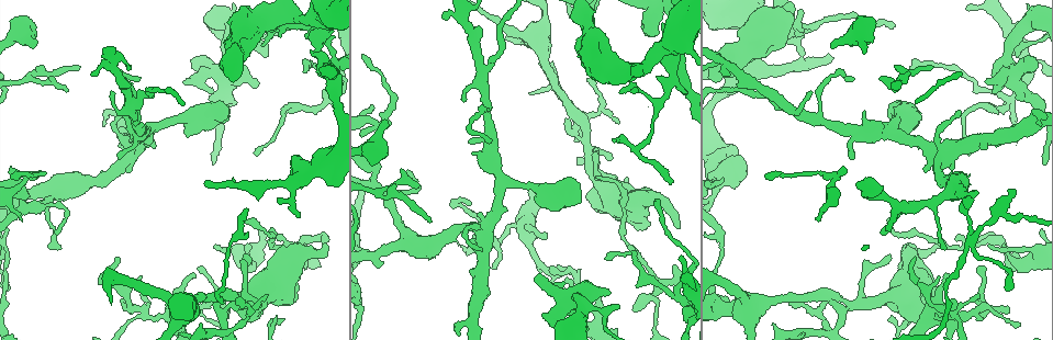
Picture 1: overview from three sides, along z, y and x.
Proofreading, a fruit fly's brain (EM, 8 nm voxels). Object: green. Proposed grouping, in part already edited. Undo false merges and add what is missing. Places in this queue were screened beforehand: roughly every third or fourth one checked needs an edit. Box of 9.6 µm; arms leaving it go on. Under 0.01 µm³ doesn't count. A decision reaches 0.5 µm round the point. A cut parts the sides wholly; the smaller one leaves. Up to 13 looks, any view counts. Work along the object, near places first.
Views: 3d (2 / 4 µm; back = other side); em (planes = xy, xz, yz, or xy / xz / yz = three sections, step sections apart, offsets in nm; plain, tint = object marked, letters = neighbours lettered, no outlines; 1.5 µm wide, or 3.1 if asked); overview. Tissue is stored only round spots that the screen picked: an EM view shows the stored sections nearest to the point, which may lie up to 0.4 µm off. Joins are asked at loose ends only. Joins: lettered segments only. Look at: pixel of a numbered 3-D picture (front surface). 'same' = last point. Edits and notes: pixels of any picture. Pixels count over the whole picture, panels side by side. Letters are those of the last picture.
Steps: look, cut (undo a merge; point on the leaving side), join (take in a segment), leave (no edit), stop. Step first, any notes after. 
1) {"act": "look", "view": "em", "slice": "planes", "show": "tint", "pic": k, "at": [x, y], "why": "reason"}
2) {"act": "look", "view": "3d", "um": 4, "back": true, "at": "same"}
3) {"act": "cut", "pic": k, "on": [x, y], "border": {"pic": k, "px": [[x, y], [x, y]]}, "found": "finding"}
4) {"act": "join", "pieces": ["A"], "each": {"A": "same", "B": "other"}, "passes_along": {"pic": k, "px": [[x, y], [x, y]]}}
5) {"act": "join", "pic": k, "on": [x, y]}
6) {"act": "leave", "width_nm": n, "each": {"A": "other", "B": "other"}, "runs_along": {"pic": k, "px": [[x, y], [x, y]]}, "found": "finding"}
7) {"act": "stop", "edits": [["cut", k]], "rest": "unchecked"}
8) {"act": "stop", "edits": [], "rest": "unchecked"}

{"act": "look", "view": "3d", "um": 2, "pic": 1, "at": [680, 295], "why": "looks like a crossing"}

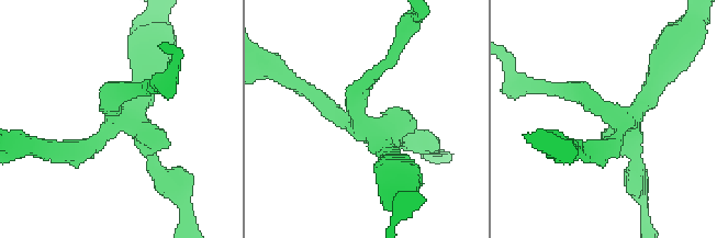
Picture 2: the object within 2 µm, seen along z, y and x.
{"act": "look", "view": "em", "slice": "planes", "show": "letters", "pic": 2, "at": [118, 115], "arms": 4, "why": "now the EM"}

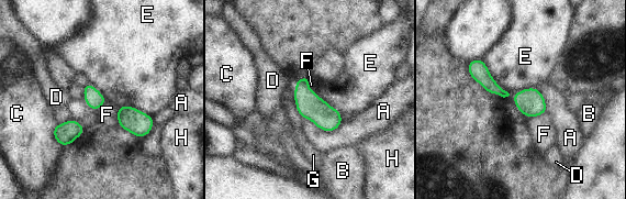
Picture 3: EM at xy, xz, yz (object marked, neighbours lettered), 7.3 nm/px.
{"act": "leave", "width_nm": 130, "each": {"A": "other", "B": "other", "C": "other", "D": "other", "E": "other", "F": "other", "G": "other", "H": "other"}, "border": {"pic": 3, "px": [[482, 59], [489, 74], [509, 96]]}, "found": "continuous, no second cell"}

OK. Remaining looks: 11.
{"act": "look", "view": "em", "slice": "yz", "step": 8, "show": "letters", "pic": 1, "at": [216, 245], "why": "thin end"}

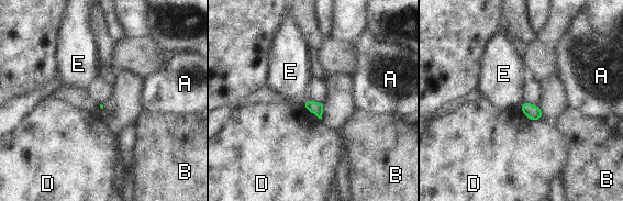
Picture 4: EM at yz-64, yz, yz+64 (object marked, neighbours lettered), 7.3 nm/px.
{"act": "look", "view": "em", "slice": "planes", "show": "letters", "at": "same"}

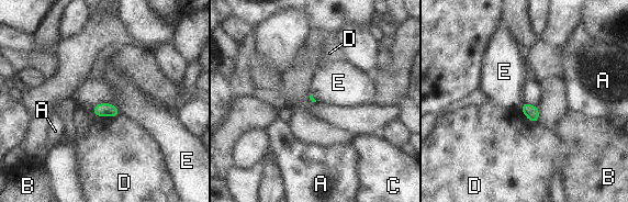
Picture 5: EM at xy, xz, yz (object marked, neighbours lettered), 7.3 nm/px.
{"act": "leave", "each": {"A": "other", "B": "other", "C": "other", "D": "other", "E": "other"}, "found": "no lettered segment goes on from it"}

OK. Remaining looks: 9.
{"act": "look", "view": "3d", "um": 4, "pic": 1, "at": [222, 304], "why": "thin end"}

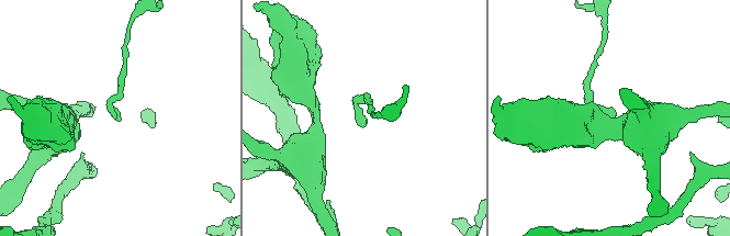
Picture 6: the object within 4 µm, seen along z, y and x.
{"act": "look", "view": "em", "slice": "planes", "show": "letters", "pic": 6, "at": [364, 124]}

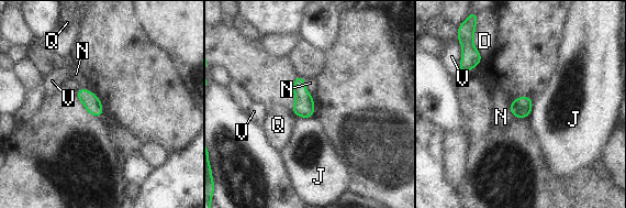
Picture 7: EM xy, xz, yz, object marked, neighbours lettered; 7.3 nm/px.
{"act": "leave", "longest_contact_nm": ["N", 150], "each": {"D": "other", "J": "other", "N": "other", "Q": "other", "V": "other"}, "border": {"pic": 7, "px": [[297, 116], [313, 117]]}, "found": "no lettered segment goes on from it"}

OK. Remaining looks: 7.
{"act": "look", "view": "3d", "um": 2, "pic": 1, "at": [238, 300]}

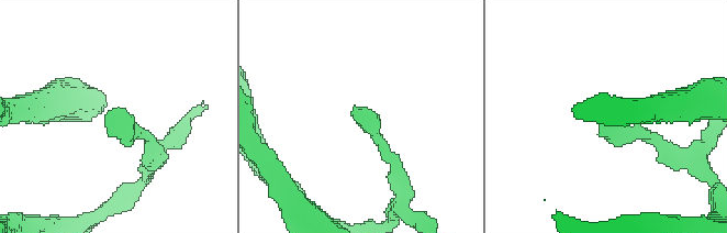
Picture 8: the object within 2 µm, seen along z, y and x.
{"act": "look", "view": "em", "slice": "planes", "show": "letters", "pic": 8, "at": [109, 116]}

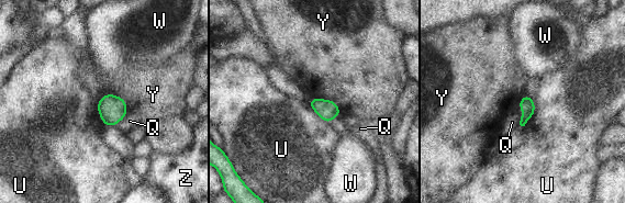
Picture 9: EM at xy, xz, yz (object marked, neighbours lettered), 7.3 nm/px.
{"act": "leave", "each": {"Q": "other", "U": "other", "W": "other", "Y": "other", "Z": "other"}, "found": "no lettered segment goes on from it"}

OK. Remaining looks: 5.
{"act": "look", "view": "3d", "um": 4, "pic": 1, "at": [1036, 119], "why": "sharp bend"}

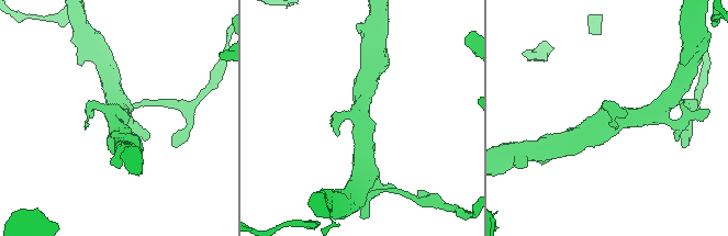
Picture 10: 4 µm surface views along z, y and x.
{"act": "look", "view": "em", "slice": "xy", "step": 8, "show": "tint", "pic": 10, "at": [361, 113], "why": "shape alone is not enough"}

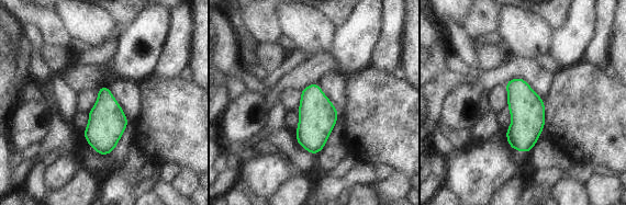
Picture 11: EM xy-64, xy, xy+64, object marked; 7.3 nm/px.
{"act": "look", "view": "em", "slice": "planes", "show": "letters", "at": "same", "why": "cut it another way"}

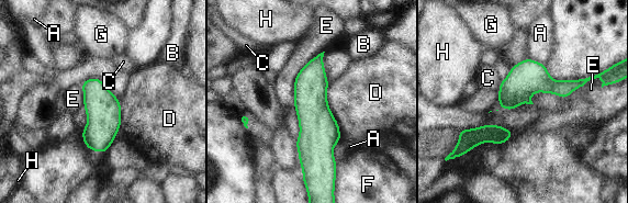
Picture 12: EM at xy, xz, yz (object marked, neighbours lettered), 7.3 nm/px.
{"act": "leave", "longest_contact_nm": ["E", 480], "each": {"A": "other", "B": "other", "C": "other", "D": "other", "E": "other", "F": "other", "G": "other", "H": "other"}, "border": {"pic": 12, "px": [[328, 82], [327, 104], [341, 141]]}, "found": "all the same cell"}

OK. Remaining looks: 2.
{"act": "stop", "edits": [], "rest": "unchecked"}

